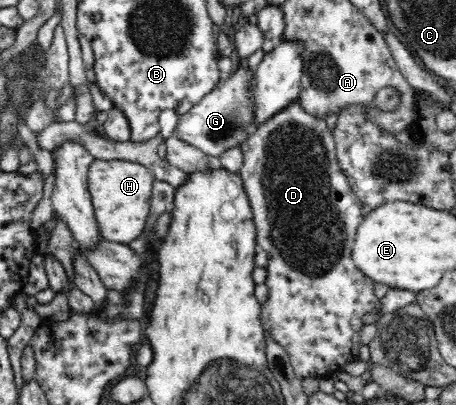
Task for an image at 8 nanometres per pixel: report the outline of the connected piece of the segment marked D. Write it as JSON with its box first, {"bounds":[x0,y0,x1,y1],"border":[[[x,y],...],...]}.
{"bounds":[238,101,379,379],"border":[[[297,101],[288,105],[283,111],[276,113],[270,120],[266,121],[266,124],[257,128],[251,136],[240,143],[239,148],[241,148],[243,154],[243,165],[240,167],[238,175],[243,180],[253,211],[254,225],[256,226],[256,246],[265,250],[269,255],[267,281],[265,282],[268,296],[267,301],[261,303],[261,314],[259,315],[263,327],[273,336],[273,340],[279,342],[279,346],[283,347],[283,350],[288,353],[292,368],[299,379],[305,379],[305,377],[332,377],[333,374],[344,371],[347,363],[360,360],[359,349],[362,345],[360,344],[359,332],[364,325],[361,322],[361,317],[365,313],[373,311],[379,301],[373,292],[374,282],[354,267],[354,262],[350,256],[356,239],[355,231],[357,231],[359,221],[361,221],[359,217],[362,217],[361,207],[363,204],[355,196],[339,165],[334,135],[331,129],[327,127],[325,119],[322,120],[307,114]]]}

